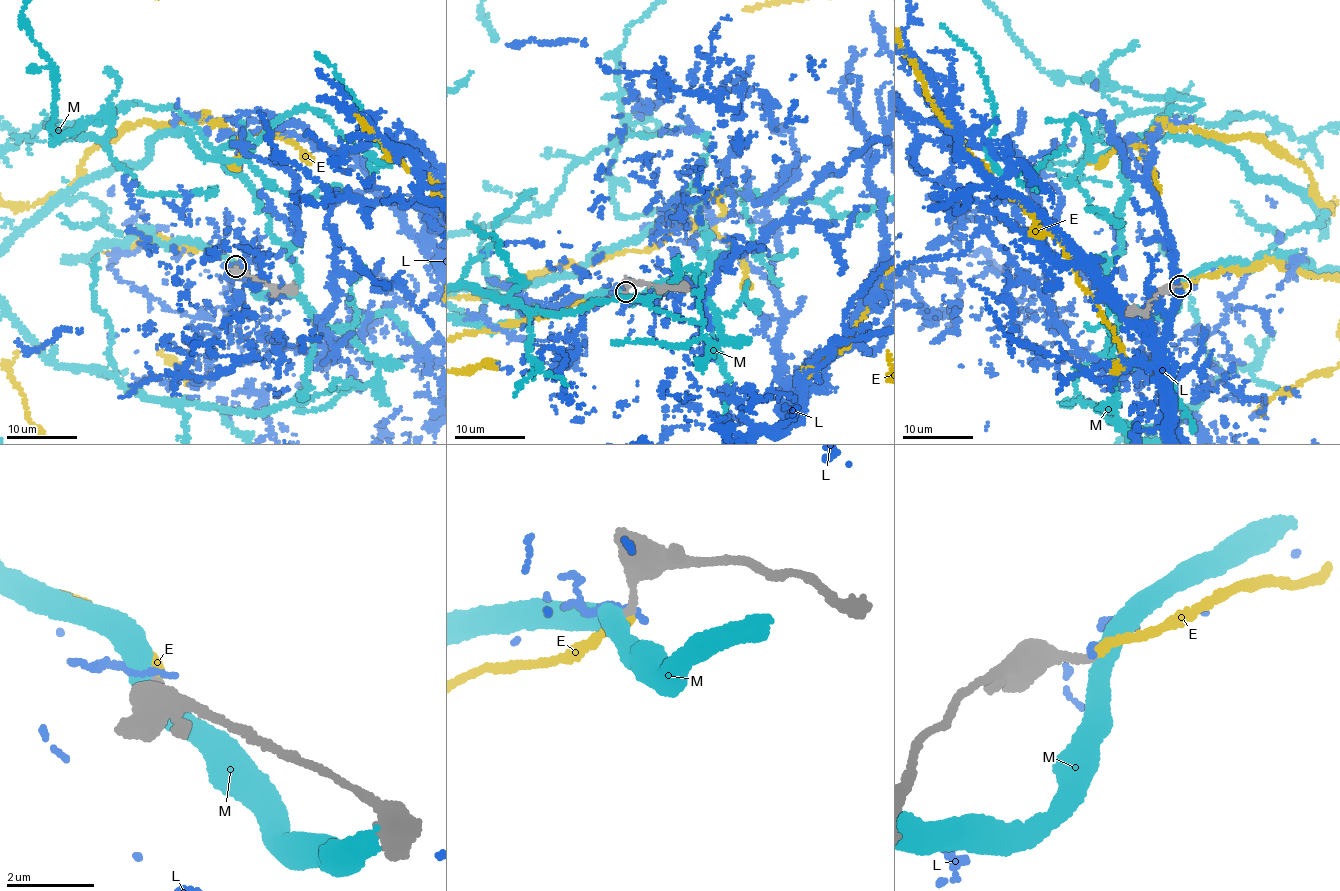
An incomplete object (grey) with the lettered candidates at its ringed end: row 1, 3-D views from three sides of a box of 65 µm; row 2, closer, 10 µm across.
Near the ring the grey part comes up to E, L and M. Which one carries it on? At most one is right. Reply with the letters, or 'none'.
E

